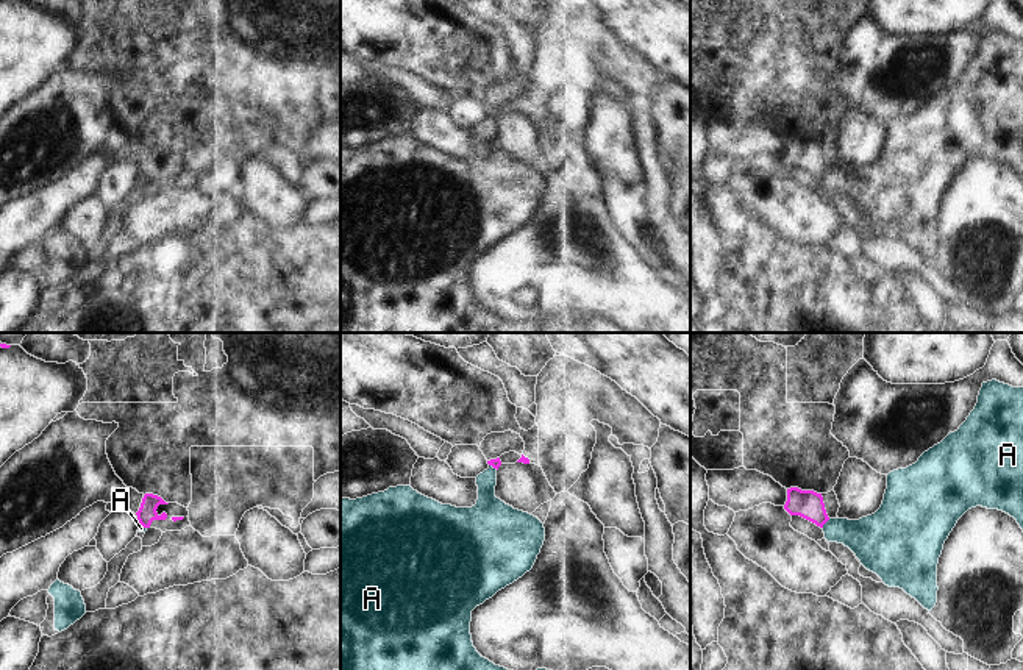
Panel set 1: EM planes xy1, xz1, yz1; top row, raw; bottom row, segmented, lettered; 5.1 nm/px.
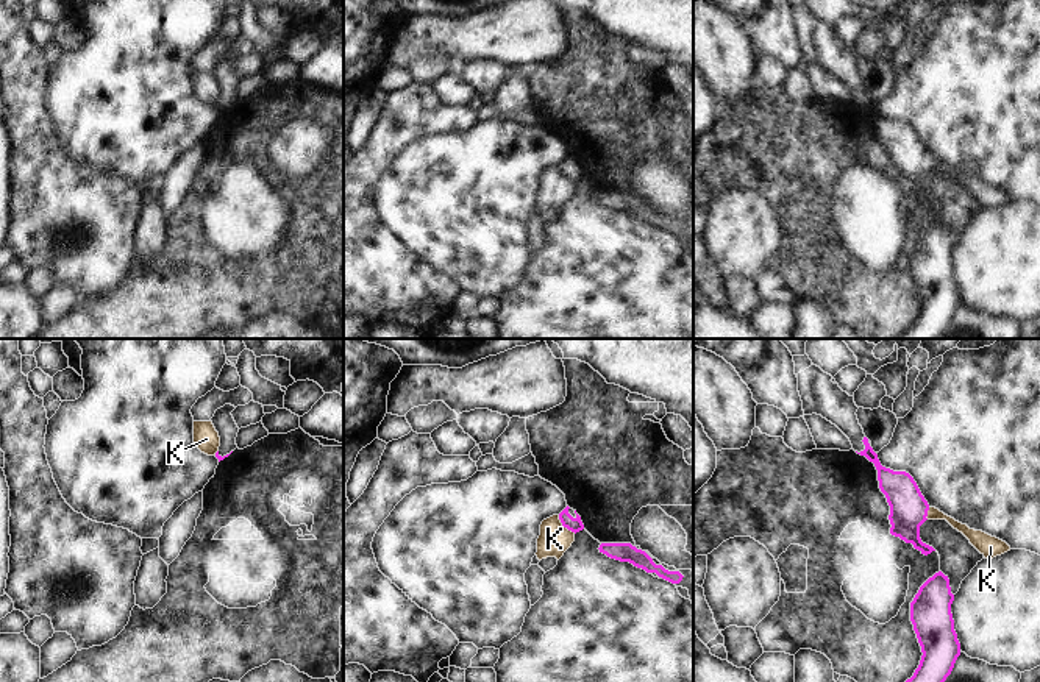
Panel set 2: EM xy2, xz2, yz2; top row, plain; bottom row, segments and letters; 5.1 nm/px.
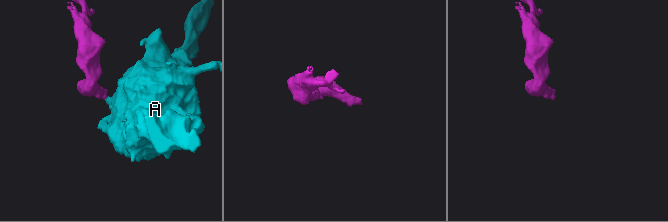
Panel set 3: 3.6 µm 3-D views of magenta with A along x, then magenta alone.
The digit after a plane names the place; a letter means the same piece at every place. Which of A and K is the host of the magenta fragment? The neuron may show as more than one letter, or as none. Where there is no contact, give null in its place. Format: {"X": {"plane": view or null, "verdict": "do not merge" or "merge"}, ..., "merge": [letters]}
{"A": {"plane": "yz1", "verdict": "do not merge"}, "K": {"plane": "xz2", "verdict": "do not merge"}, "merge": []}

